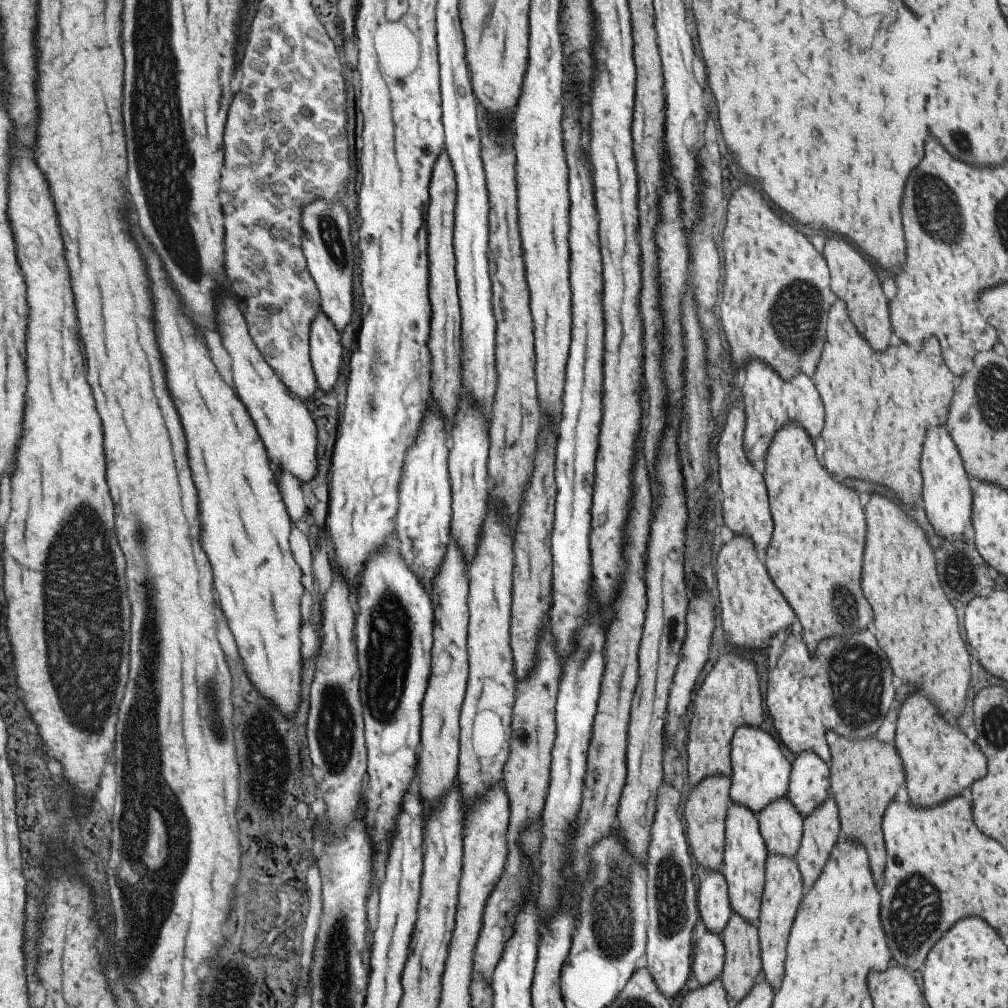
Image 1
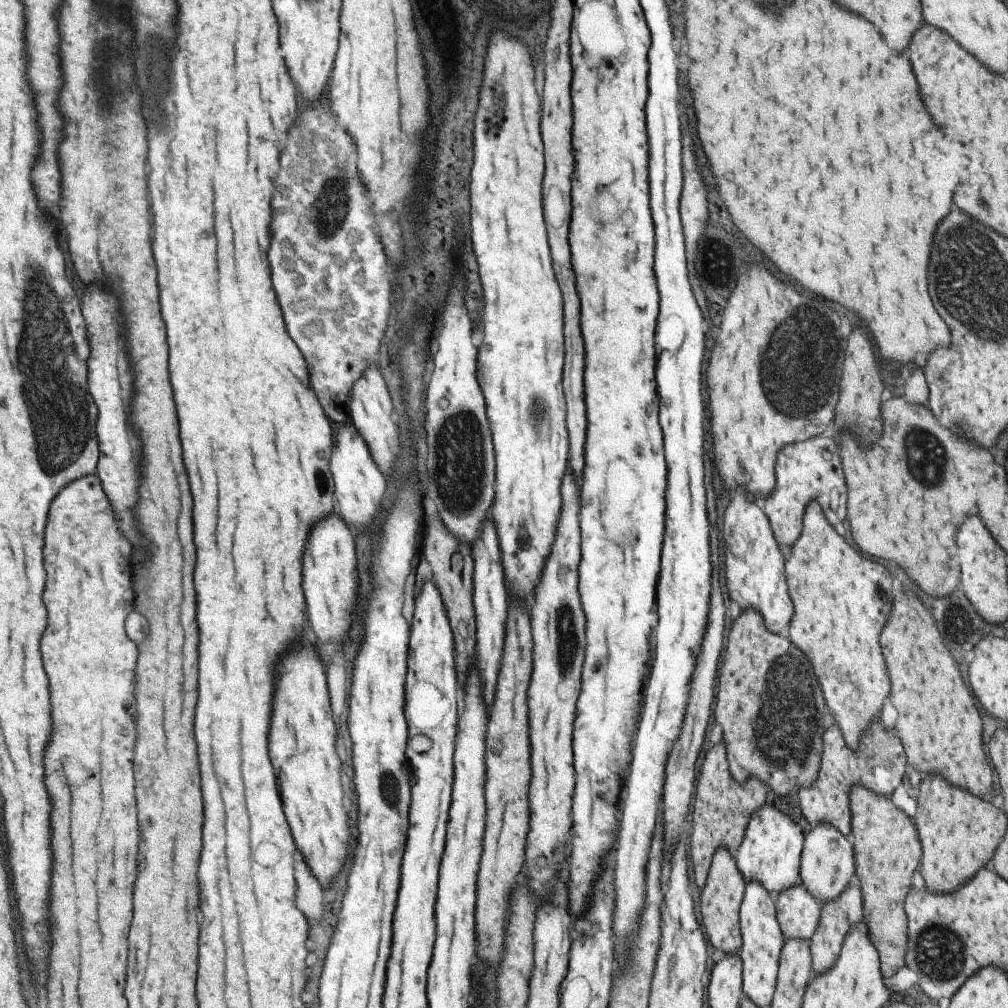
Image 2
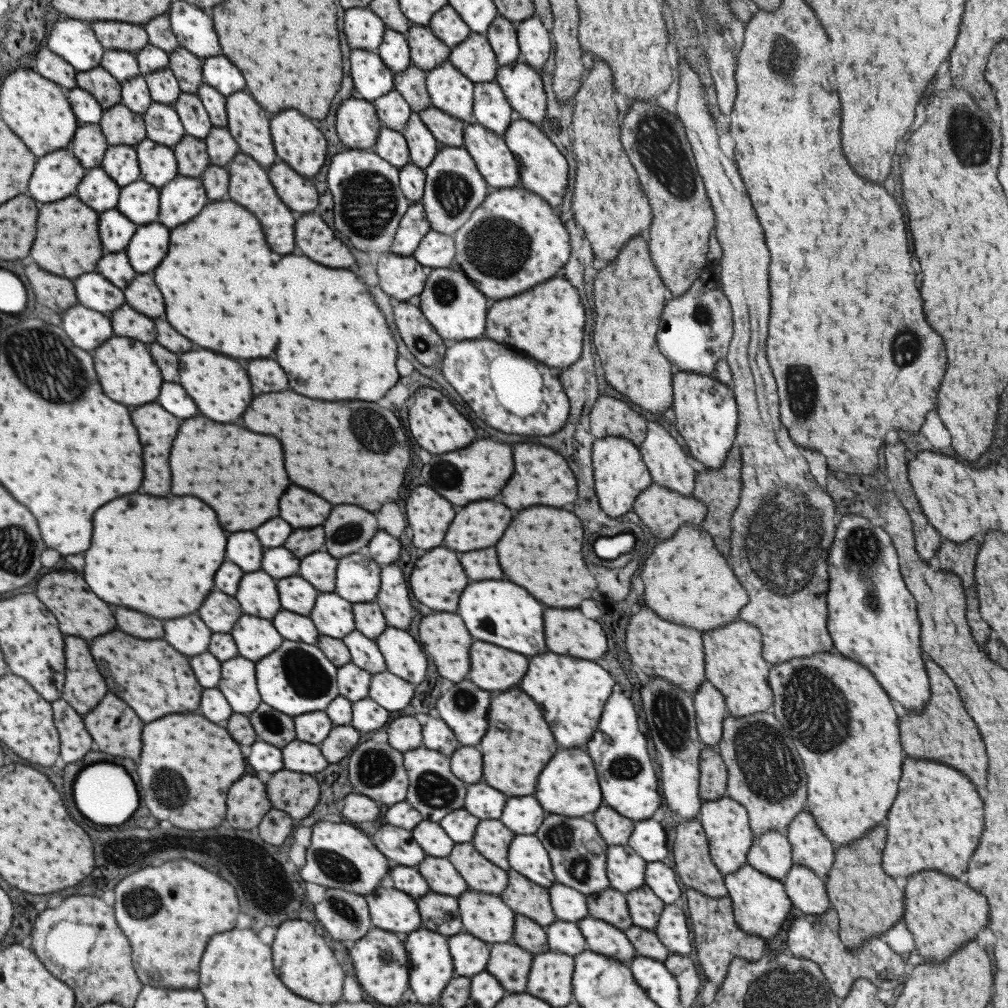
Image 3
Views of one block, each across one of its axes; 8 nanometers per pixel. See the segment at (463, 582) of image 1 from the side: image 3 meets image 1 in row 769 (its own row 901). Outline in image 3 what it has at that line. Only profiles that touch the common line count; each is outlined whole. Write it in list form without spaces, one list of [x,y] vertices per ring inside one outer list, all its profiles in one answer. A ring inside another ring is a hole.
[[[433,892],[416,898],[423,928],[441,936],[453,936],[462,930],[456,898]]]

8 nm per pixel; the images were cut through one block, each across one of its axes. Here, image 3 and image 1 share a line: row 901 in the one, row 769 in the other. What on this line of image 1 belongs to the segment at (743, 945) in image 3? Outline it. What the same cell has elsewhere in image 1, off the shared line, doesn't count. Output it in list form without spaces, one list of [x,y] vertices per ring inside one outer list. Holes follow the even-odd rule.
[[[734,652],[719,656],[718,661],[707,674],[695,697],[690,701],[691,719],[687,725],[687,778],[691,788],[709,776],[731,776],[730,742],[739,726],[757,728],[763,720],[761,715],[761,694],[753,662],[737,656]]]

